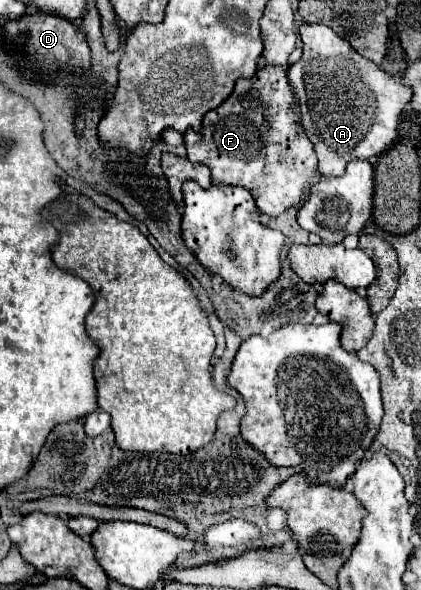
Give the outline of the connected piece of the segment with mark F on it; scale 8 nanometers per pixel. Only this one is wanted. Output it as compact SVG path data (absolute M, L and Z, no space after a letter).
M263 67L251 79L239 79L231 97L203 117L201 133L185 133L185 147L191 163L203 163L211 169L213 183L247 189L253 195L257 209L269 217L277 217L287 207L297 205L315 175L317 159L313 143L303 135L303 127L299 123L299 103L295 103L295 95L287 83L287 73L279 67Z

